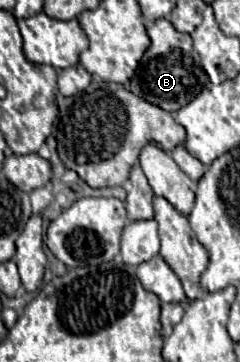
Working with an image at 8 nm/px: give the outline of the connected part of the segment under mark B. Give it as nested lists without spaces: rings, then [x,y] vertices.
[[[165,18],[155,20],[147,28],[147,36],[151,38],[151,46],[145,50],[131,78],[131,92],[167,112],[177,112],[201,92],[201,88],[209,78],[203,72],[203,66],[197,50],[193,48],[191,36],[177,32],[169,20]]]

